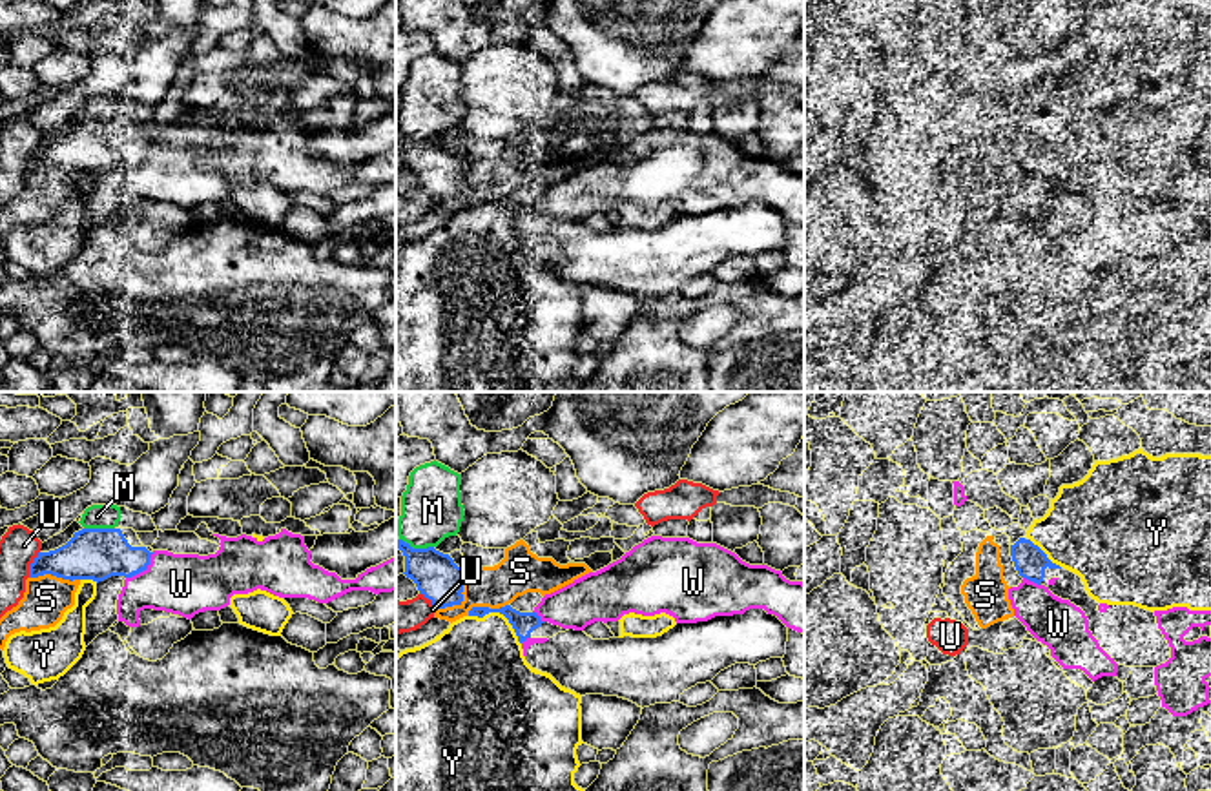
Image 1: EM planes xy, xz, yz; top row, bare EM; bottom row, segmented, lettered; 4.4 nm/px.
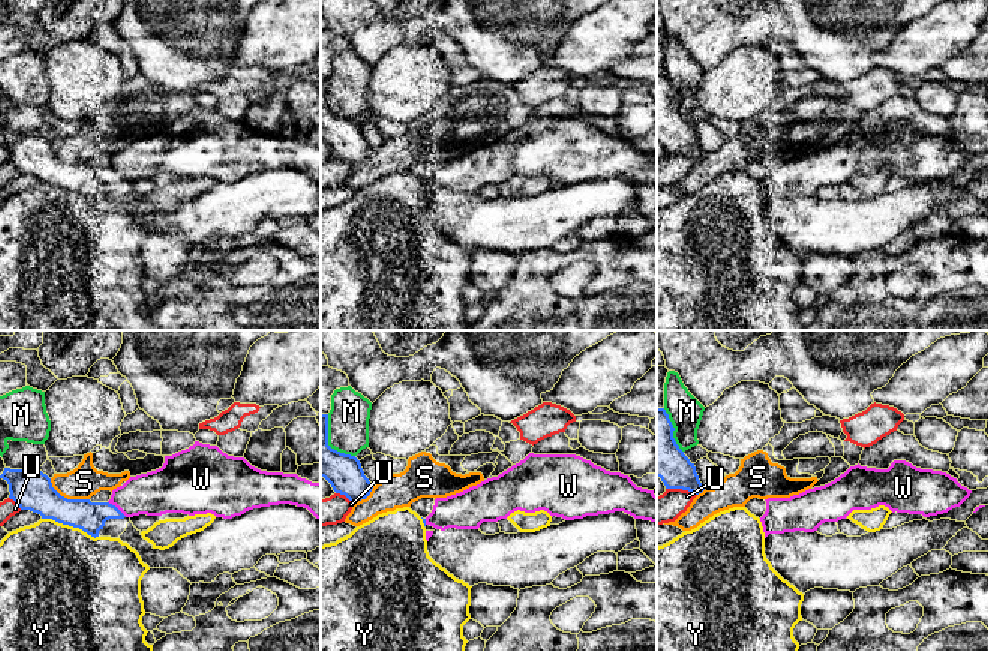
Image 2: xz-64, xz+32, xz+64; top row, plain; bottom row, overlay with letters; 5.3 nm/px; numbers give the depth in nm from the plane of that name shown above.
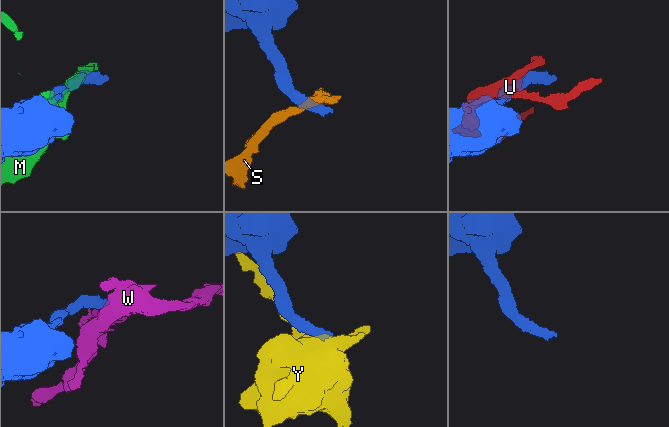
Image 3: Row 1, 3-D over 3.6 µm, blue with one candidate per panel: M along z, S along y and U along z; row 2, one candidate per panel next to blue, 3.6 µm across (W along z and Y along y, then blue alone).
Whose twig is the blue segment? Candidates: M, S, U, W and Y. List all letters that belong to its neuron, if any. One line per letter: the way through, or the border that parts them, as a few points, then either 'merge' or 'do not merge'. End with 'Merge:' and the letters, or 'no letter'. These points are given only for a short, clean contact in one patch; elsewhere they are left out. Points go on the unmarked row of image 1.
M: do not merge
S: border along xz (469, 163), (462, 192), (436, 201); do not merge
U: border along xy (39, 143), (28, 168); do not merge
W: merge
Y: do not merge
Merge: W

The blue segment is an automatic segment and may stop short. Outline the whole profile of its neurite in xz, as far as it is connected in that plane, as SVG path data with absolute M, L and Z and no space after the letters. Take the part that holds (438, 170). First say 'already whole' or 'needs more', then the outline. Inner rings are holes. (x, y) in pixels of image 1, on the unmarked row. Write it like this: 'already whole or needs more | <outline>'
already whole | M398 131L398 140L405 148L403 166L416 175L419 186L430 191L436 200L461 197L469 160L458 159L449 146L434 139L412 140Z

